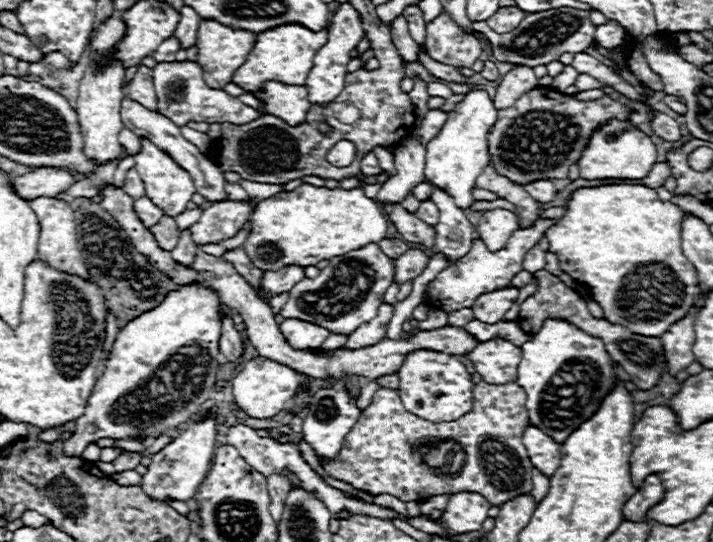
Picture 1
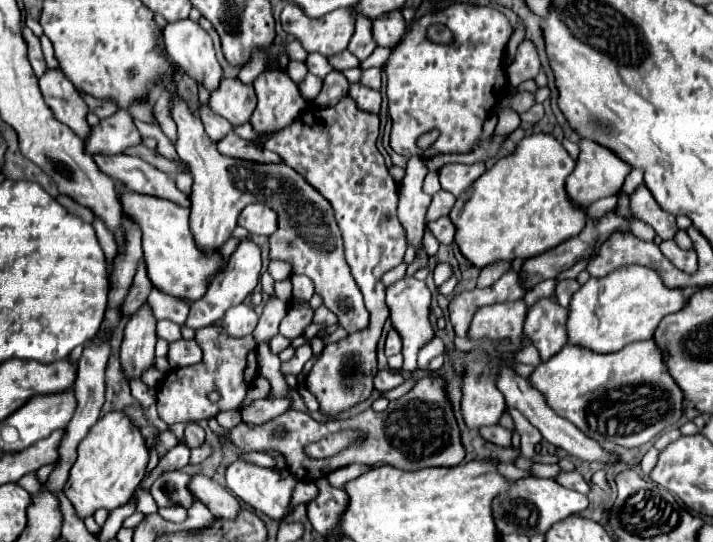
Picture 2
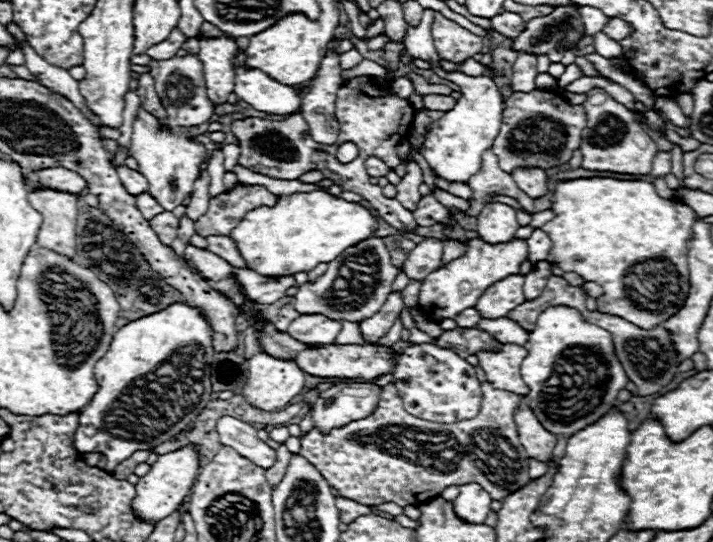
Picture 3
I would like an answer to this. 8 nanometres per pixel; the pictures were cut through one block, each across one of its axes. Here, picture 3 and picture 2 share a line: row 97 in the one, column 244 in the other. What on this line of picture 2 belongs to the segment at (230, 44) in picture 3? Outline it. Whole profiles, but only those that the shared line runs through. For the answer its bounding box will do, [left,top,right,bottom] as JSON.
[238,204,276,236]

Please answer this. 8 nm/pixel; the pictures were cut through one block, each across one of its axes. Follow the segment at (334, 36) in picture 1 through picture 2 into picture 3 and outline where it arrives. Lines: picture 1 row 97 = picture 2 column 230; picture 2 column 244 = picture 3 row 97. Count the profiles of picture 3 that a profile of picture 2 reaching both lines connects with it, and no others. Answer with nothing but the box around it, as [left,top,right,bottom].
[302,50,342,144]

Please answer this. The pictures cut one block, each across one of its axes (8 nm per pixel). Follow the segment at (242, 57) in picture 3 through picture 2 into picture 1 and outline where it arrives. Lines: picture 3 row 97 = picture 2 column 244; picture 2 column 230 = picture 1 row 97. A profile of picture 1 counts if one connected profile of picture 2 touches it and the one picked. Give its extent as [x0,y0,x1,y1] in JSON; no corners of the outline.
[252,82,310,126]

